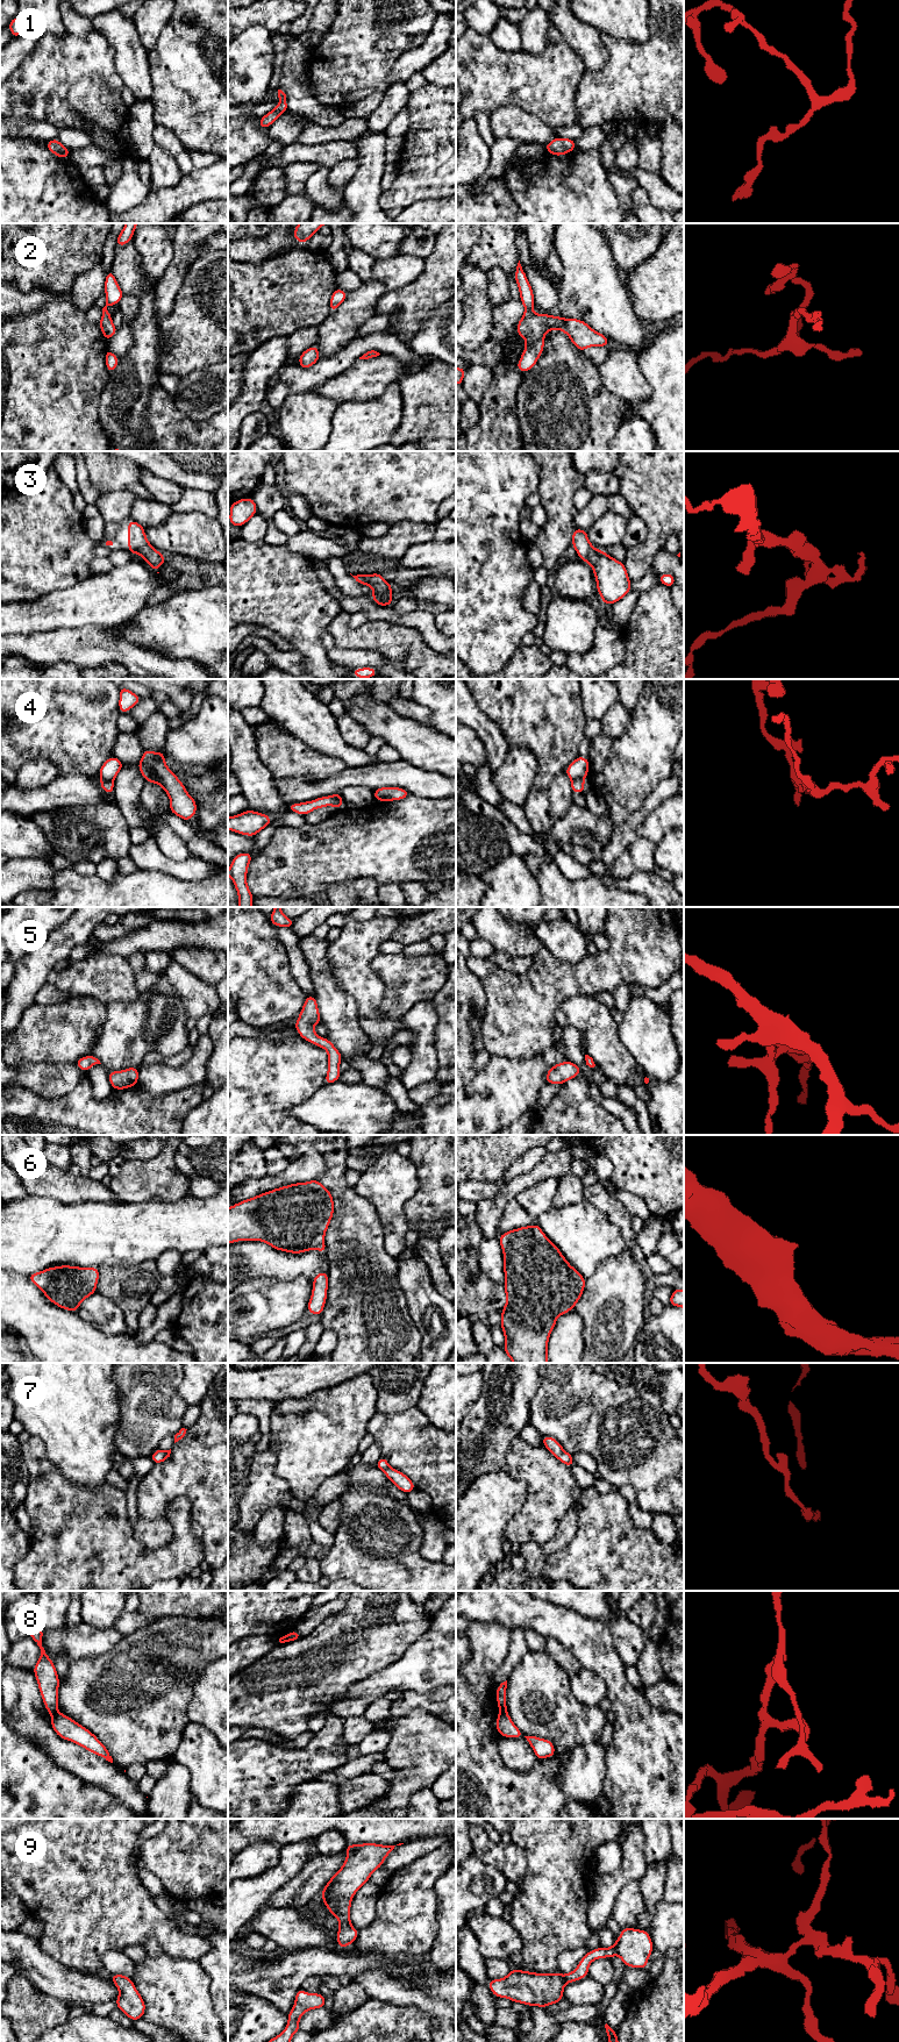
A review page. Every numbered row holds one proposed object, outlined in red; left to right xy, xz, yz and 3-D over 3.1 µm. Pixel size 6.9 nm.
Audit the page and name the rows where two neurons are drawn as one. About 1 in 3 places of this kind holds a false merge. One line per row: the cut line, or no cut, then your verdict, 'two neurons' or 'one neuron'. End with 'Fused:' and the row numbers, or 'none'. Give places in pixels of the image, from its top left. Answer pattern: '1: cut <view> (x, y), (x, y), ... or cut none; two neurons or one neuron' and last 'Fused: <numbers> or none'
1: cut none; one neuron
2: cut none; one neuron
3: cut none; one neuron
4: cut yz (583, 778), (573, 778), (571, 780); two neurons
5: cut none; one neuron
6: cut none; one neuron
7: cut none; one neuron
8: cut yz (499, 1710), (506, 1712); two neurons
9: cut none; one neuron
Fused: 4, 8

